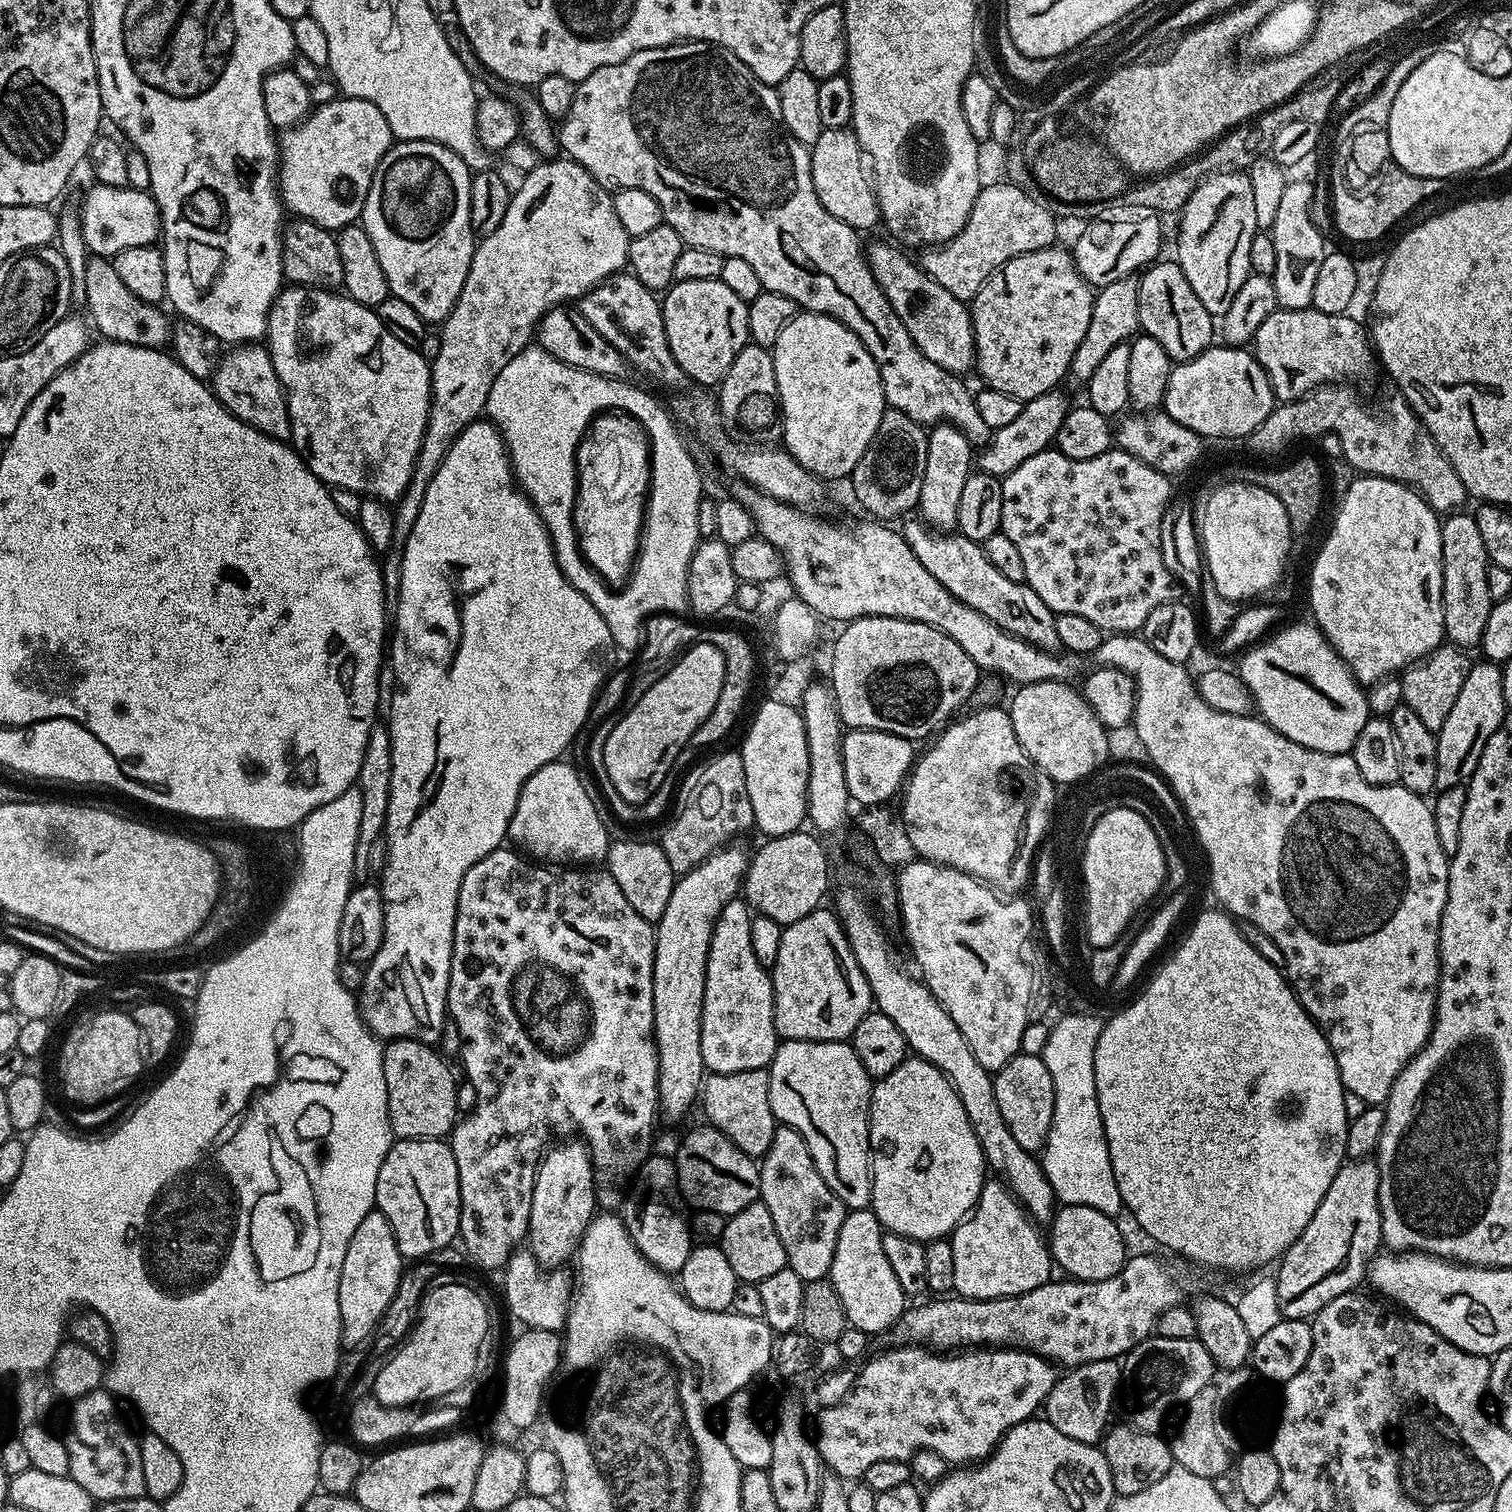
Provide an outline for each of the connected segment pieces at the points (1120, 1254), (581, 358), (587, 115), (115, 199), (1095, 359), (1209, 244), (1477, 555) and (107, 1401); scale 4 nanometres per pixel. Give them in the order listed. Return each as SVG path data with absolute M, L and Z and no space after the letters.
M1065 1204L1050 1221L1050 1251L1055 1267L1073 1280L1101 1280L1114 1278L1124 1269L1124 1236L1117 1221L1090 1206Z
M579 307L552 308L540 319L535 339L539 347L558 358L558 362L566 362L578 370L607 376L609 380L628 380L633 375L634 369L627 358L618 354L618 350L614 350L614 346L610 346L610 342L606 342L606 338L602 338L602 334L598 334L598 330L594 330L594 326L586 322L586 318L582 318Z
M686 40L665 48L642 50L614 66L602 66L598 70L594 70L594 74L590 74L586 79L577 83L574 102L567 114L564 115L564 119L558 124L558 144L563 151L564 148L568 151L565 152L567 159L577 160L603 188L609 190L621 188L646 190L646 194L650 194L650 198L654 198L654 202L658 202L664 215L664 223L669 224L683 238L687 247L714 250L722 257L742 258L746 262L750 262L750 266L754 266L754 274L758 274L758 282L763 291L786 294L786 298L790 298L796 303L797 309L805 312L825 312L827 316L833 316L835 320L845 324L859 338L862 346L866 346L866 350L870 350L870 354L880 371L884 387L884 403L887 407L902 410L902 414L914 418L914 422L925 426L952 424L958 430L962 430L962 434L966 434L966 438L972 445L987 445L990 439L990 430L986 426L986 422L982 422L982 417L978 415L973 389L968 389L960 381L963 379L957 373L942 370L942 366L938 366L938 362L930 362L930 358L926 358L926 354L922 354L922 350L918 350L914 338L910 338L906 326L900 321L898 314L894 314L894 306L890 306L890 302L886 302L886 294L882 294L882 290L870 270L865 245L863 243L860 245L861 233L857 229L846 226L846 222L834 218L834 214L830 214L826 210L826 206L822 206L822 202L814 190L812 154L809 145L798 142L788 133L788 128L782 118L782 106L776 88L759 80L748 69L746 62L737 58L729 48L719 48L717 44L707 44L701 40Z
M93 183L92 189L84 196L84 205L78 208L81 222L82 238L87 251L96 258L111 258L122 250L130 250L130 246L155 245L161 239L160 211L155 198L147 191L139 188L115 188L105 184Z
M1136 276L1118 278L1118 282L1110 282L1110 286L1099 289L1092 301L1092 313L1090 314L1090 326L1086 330L1082 342L1078 342L1078 350L1074 350L1074 358L1068 367L1067 379L1073 380L1080 386L1087 385L1088 379L1098 370L1098 365L1114 346L1125 343L1129 338L1137 335L1140 328L1138 318L1138 286L1139 279Z
M1247 171L1213 172L1211 176L1204 177L1190 194L1184 211L1179 213L1178 220L1180 233L1176 236L1174 259L1179 264L1182 274L1186 274L1190 290L1198 294L1198 302L1206 306L1213 318L1223 318L1226 310L1230 310L1230 302L1234 302L1234 294L1242 290L1242 282L1246 282L1246 278L1252 272L1250 242L1256 237L1258 229L1254 218L1254 189L1250 186Z
M1457 510L1443 517L1440 525L1442 534L1442 602L1444 603L1444 634L1456 647L1475 649L1486 630L1490 610L1494 601L1486 586L1488 555L1482 543L1475 515Z
M97 1390L79 1396L71 1405L72 1413L68 1416L68 1433L63 1433L62 1439L66 1450L70 1454L70 1470L68 1475L86 1494L90 1494L93 1501L129 1500L138 1498L146 1493L146 1478L142 1478L142 1450L140 1449L140 1436L132 1433L130 1425L124 1421L120 1413L117 1397L107 1390Z

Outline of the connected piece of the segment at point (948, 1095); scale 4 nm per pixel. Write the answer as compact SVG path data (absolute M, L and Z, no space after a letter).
M906 1058L898 1067L890 1070L890 1074L879 1077L873 1083L872 1101L868 1107L868 1150L872 1157L872 1202L870 1207L885 1232L902 1234L906 1238L914 1238L921 1242L943 1240L976 1207L978 1194L982 1190L986 1179L986 1165L982 1154L982 1146L974 1134L974 1126L970 1126L970 1118L966 1118L966 1110L962 1106L962 1098L958 1098L958 1094L951 1082L930 1062L919 1058Z

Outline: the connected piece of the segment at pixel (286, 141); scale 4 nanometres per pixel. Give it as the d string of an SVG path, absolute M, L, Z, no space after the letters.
M353 96L339 99L317 103L303 122L283 129L278 136L278 187L285 209L293 217L309 220L329 230L347 228L363 217L374 170L378 170L378 162L382 162L394 143L390 122L386 122L382 110L378 110L374 102Z

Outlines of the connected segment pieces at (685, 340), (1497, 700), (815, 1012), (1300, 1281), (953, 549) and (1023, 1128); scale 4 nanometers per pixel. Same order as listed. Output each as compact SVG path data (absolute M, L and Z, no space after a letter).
M719 278L715 280L676 280L663 293L664 325L666 326L666 342L670 342L670 350L682 366L685 377L689 381L697 380L700 386L716 386L730 370L734 358L749 343L748 304L734 290L730 290Z
M1496 662L1483 663L1473 663L1469 667L1466 682L1462 682L1462 691L1459 692L1449 716L1446 717L1446 723L1443 724L1442 730L1436 733L1436 745L1438 746L1437 789L1443 790L1450 786L1464 784L1472 777L1478 762L1482 758L1482 750L1486 746L1486 742L1490 742L1490 738L1500 729L1500 723L1504 721L1506 705L1502 696L1502 667Z
M821 906L815 908L810 914L806 914L806 918L798 918L798 922L787 925L782 934L782 946L778 946L778 958L770 966L770 975L772 977L772 993L774 994L774 1026L776 1027L776 1035L781 1041L785 1040L839 1040L847 1041L854 1034L854 1030L858 1026L858 1022L862 1022L862 1018L866 1013L873 1011L874 1001L872 991L866 982L866 978L862 974L862 970L858 966L858 962L854 958L854 954L848 945L848 939L844 933L844 928L840 924L840 919L836 917L835 911L829 910L827 907Z
M1349 1159L1341 1164L1338 1174L1334 1174L1334 1182L1330 1182L1330 1190L1326 1190L1326 1198L1314 1210L1314 1218L1306 1222L1306 1230L1284 1252L1278 1261L1280 1269L1274 1273L1278 1290L1278 1306L1280 1315L1285 1320L1308 1320L1321 1312L1334 1298L1346 1296L1357 1291L1361 1283L1365 1283L1368 1265L1381 1251L1380 1203L1378 1202L1378 1178L1380 1168L1375 1159Z
M908 518L903 521L902 535L905 542L914 550L918 562L958 598L966 606L978 610L978 614L986 614L990 622L1002 626L1010 634L1022 638L1027 644L1044 648L1048 652L1056 652L1060 648L1058 642L1057 613L1052 612L1034 594L1034 590L1027 582L1010 582L986 558L983 547L977 541L959 534L941 534L925 524L923 519Z
M1018 1054L994 1076L994 1094L998 1098L998 1110L1010 1126L1010 1134L1022 1146L1022 1150L1033 1154L1039 1153L1050 1134L1050 1122L1054 1118L1054 1082L1050 1070L1046 1070L1043 1055L1024 1056Z

